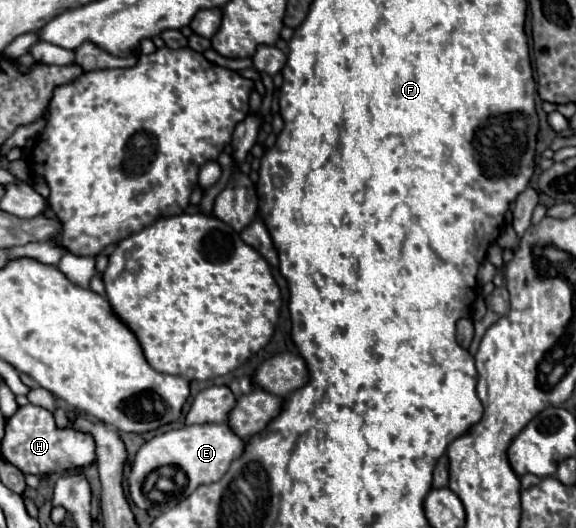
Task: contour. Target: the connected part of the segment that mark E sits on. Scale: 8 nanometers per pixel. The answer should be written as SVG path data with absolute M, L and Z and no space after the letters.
M225 423L189 425L189 427L181 427L181 429L173 429L173 431L155 435L153 439L149 439L147 443L143 443L139 447L139 451L131 463L131 471L129 471L129 479L127 479L131 501L141 509L151 509L151 501L143 493L143 483L145 483L147 475L151 471L155 471L157 467L163 467L163 465L181 467L187 475L187 489L189 489L189 493L193 493L203 483L219 481L227 473L231 461L241 455L241 449L243 449L243 441Z

